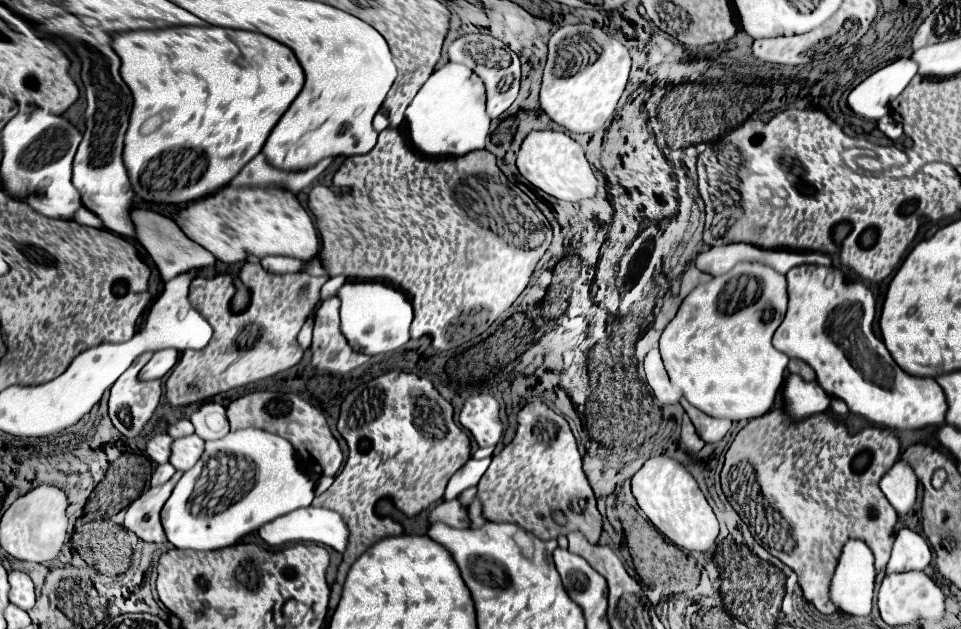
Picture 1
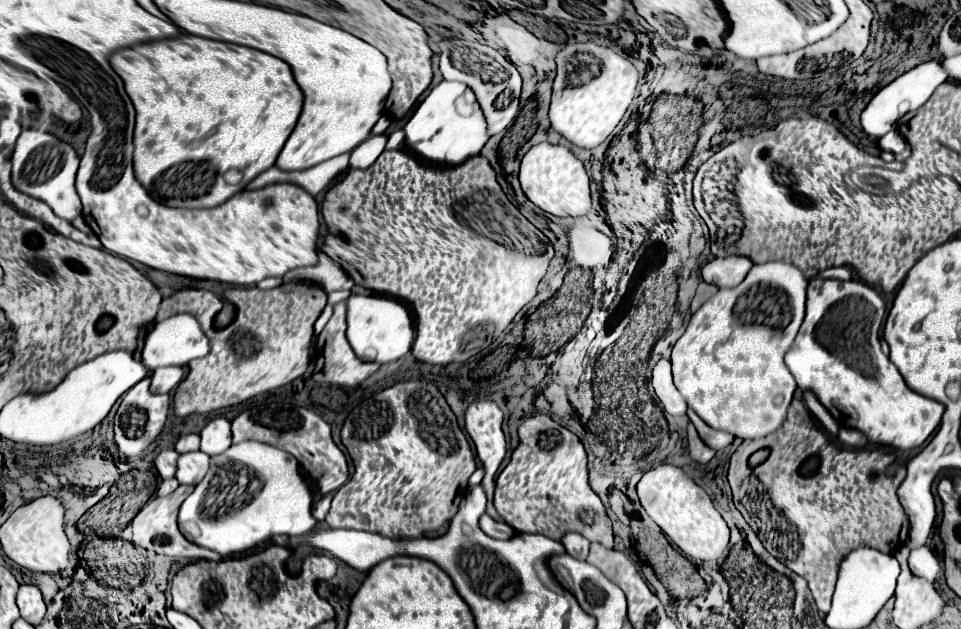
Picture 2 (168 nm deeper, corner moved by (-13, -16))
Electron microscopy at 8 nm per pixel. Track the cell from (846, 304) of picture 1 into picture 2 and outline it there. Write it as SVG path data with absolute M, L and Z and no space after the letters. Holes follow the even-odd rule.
M812 278L808 284L806 318L800 326L794 344L786 352L786 366L796 378L798 388L812 390L840 426L844 424L864 432L870 442L892 446L896 450L912 450L920 448L930 438L930 434L940 426L944 404L910 390L898 368L882 352L880 330L884 314L886 306L882 298L868 284L858 280L842 282L842 280Z

